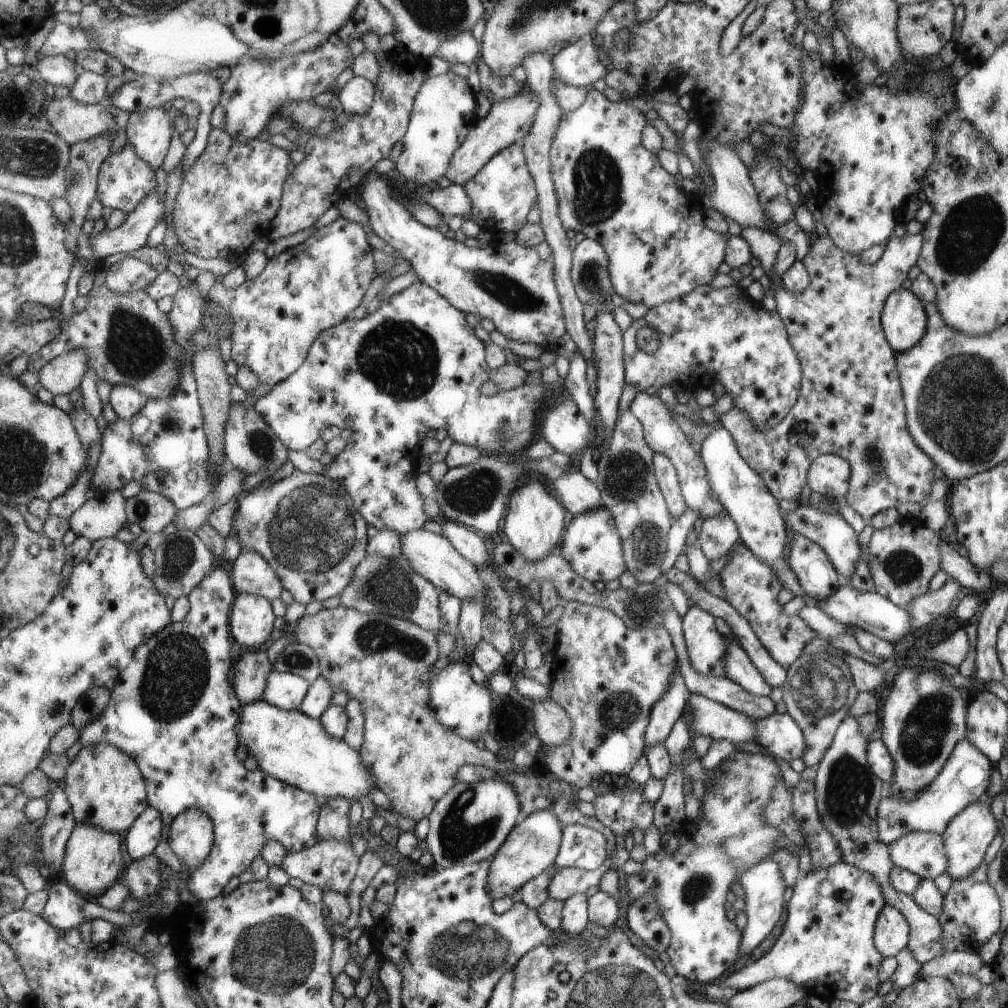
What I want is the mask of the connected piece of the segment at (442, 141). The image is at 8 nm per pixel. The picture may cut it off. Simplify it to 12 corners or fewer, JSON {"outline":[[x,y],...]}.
{"outline":[[424,77],[394,167],[423,190],[477,120],[465,77]]}

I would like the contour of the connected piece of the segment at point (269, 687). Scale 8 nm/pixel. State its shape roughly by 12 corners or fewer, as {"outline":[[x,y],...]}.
{"outline":[[269,671],[260,698],[297,710],[310,683]]}

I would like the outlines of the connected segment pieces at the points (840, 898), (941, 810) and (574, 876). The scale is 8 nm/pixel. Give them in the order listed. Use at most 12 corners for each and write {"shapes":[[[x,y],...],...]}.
{"shapes":[[[865,871],[800,874],[770,950],[717,985],[780,978],[857,1006],[881,984]],[[958,742],[938,776],[906,803],[883,794],[878,839],[941,834],[984,797],[990,759]],[[609,862],[590,871],[554,868],[547,885],[550,899],[572,894],[589,898],[598,891]]]}

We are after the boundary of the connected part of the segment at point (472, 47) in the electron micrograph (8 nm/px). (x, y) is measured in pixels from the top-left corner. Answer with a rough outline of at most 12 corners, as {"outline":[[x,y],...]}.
{"outline":[[469,30],[441,42],[433,56],[472,67],[478,51]]}

